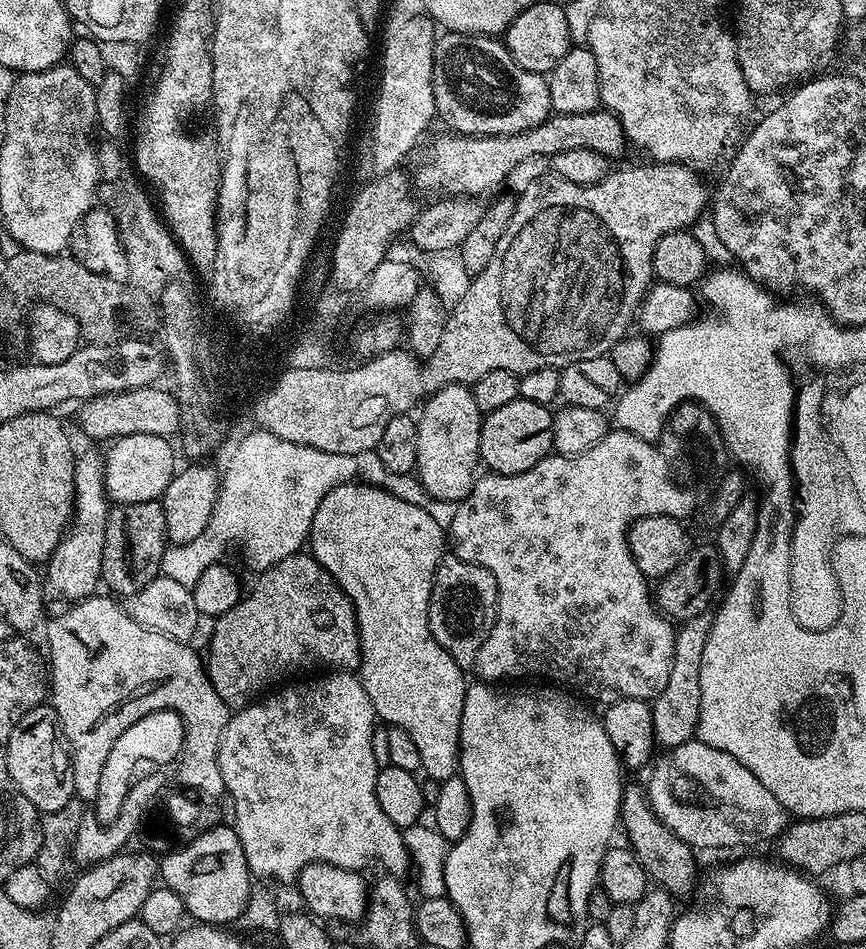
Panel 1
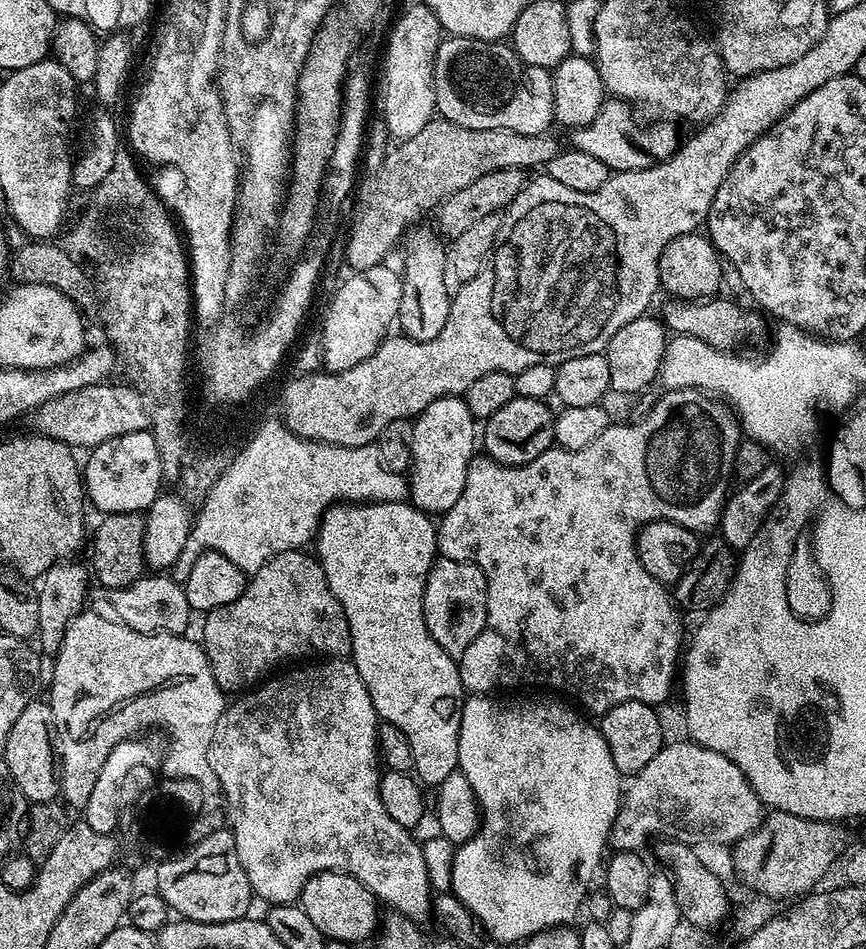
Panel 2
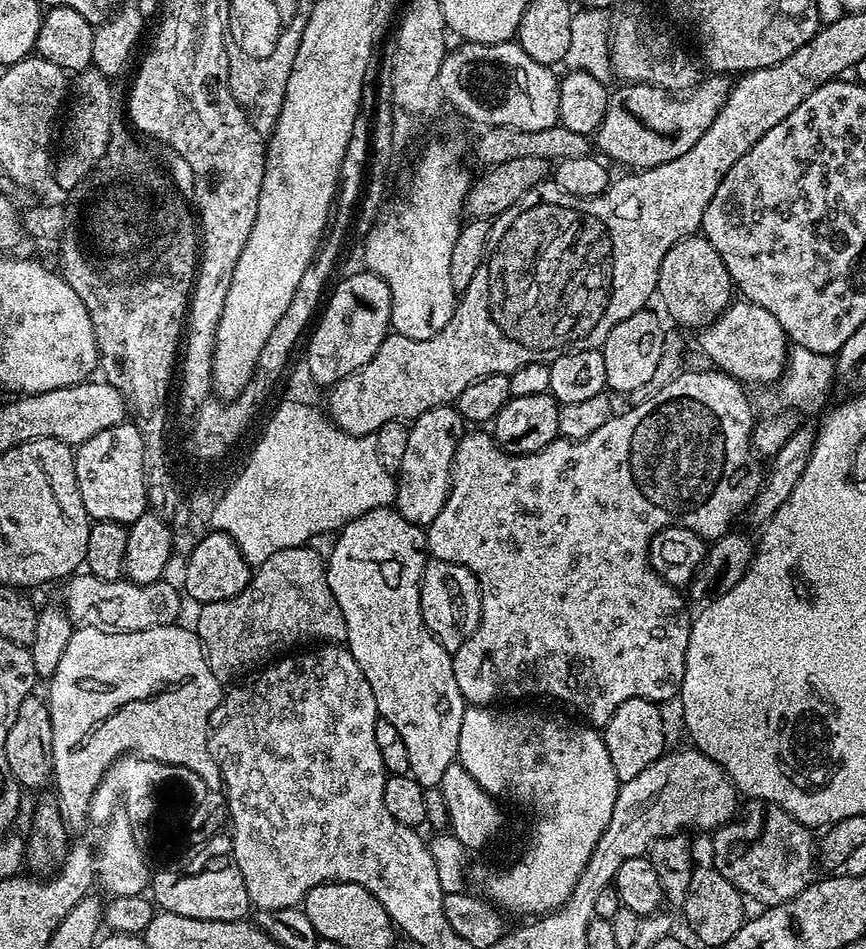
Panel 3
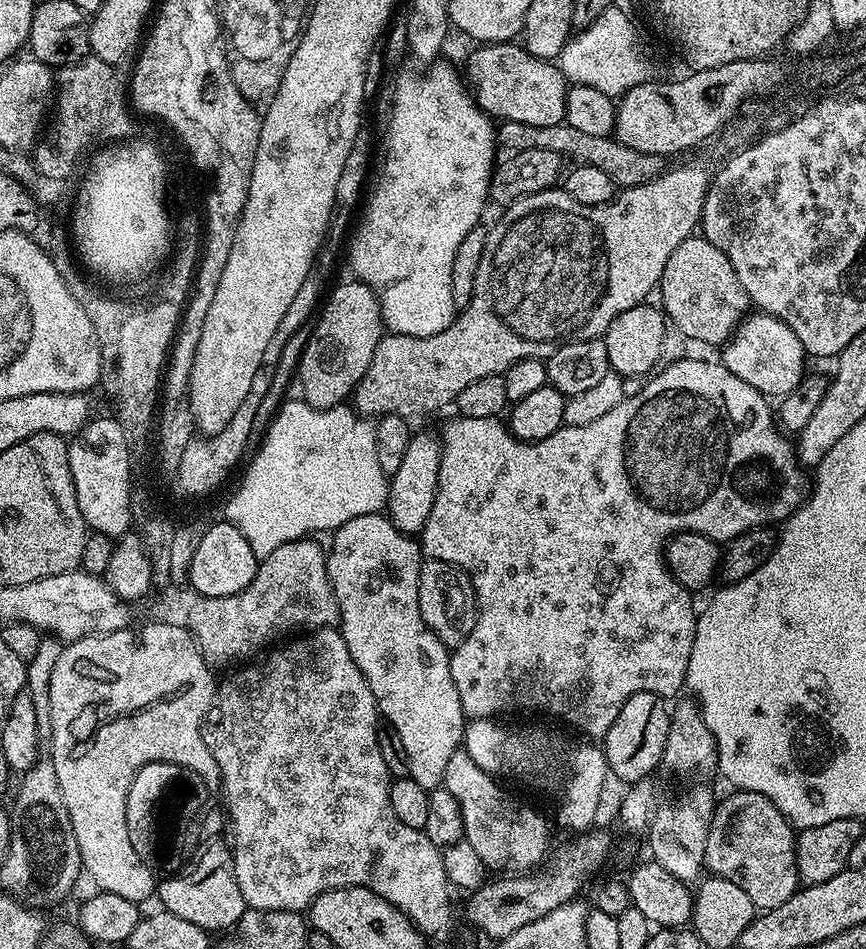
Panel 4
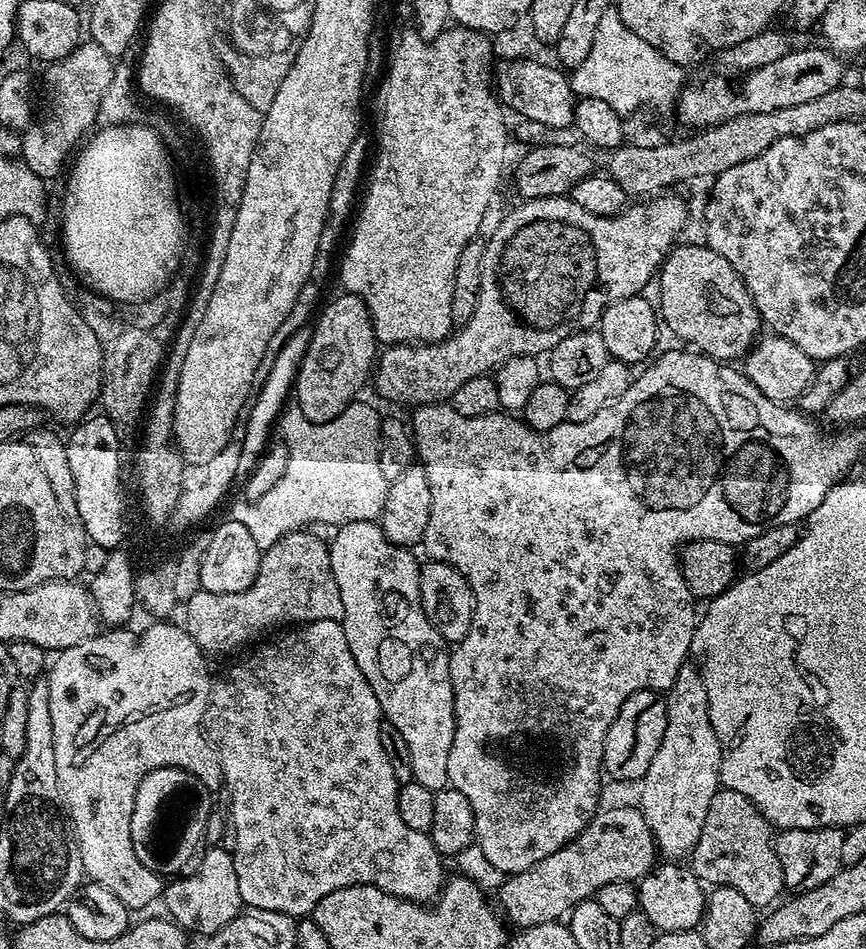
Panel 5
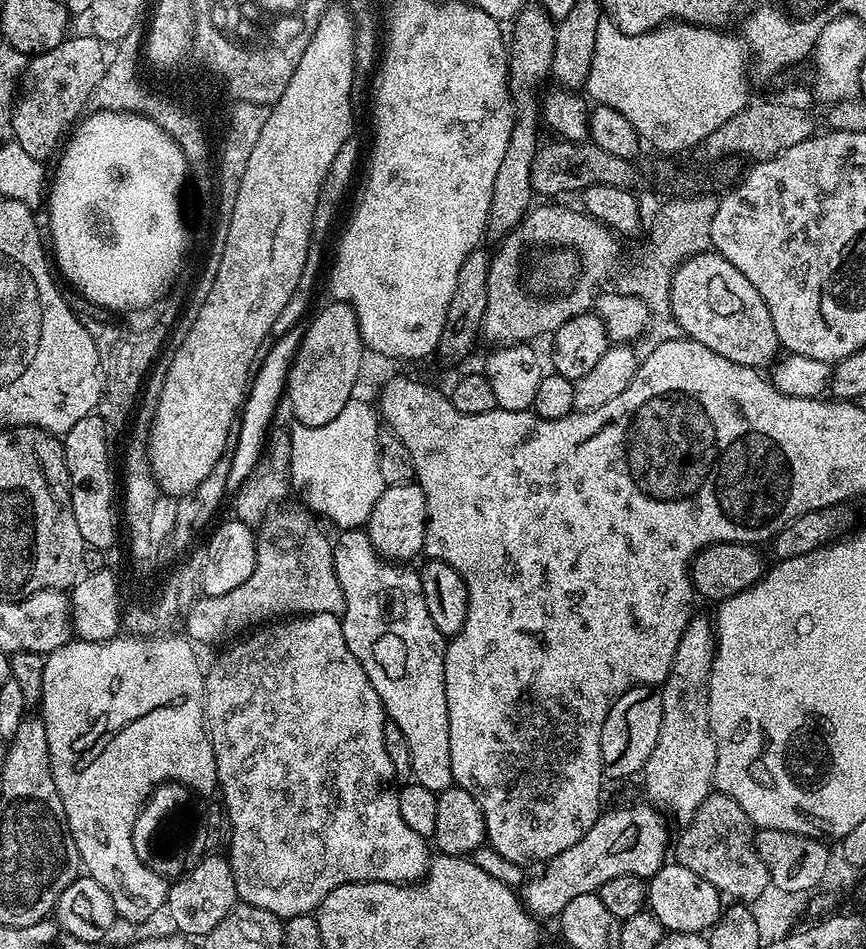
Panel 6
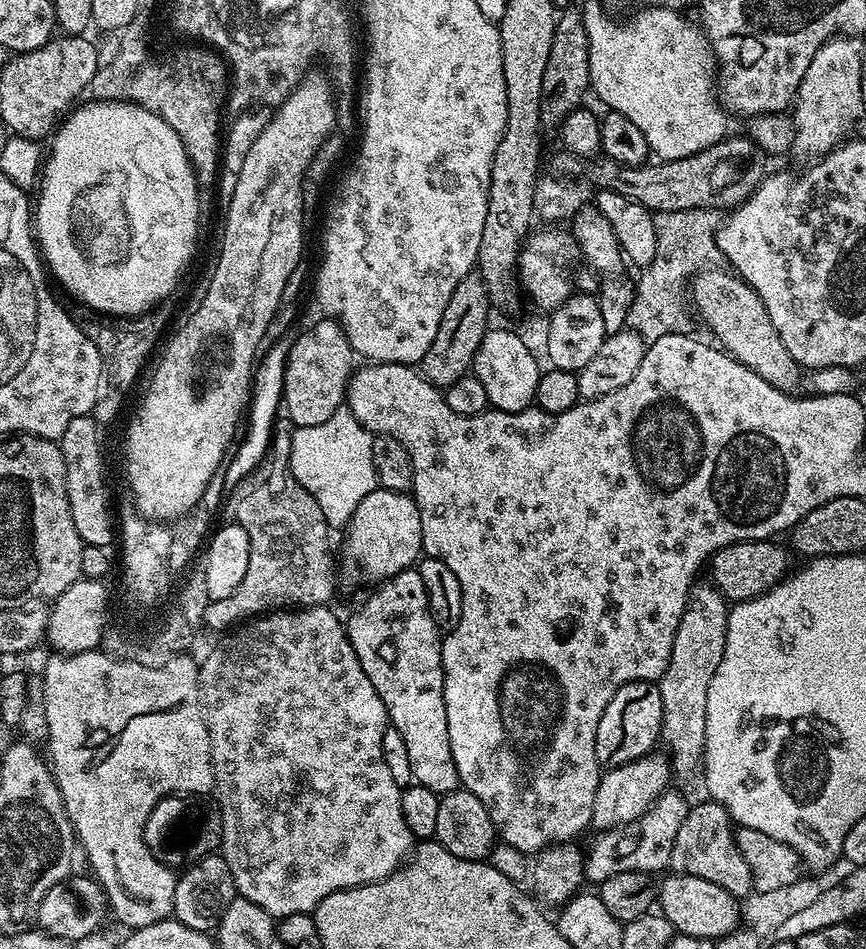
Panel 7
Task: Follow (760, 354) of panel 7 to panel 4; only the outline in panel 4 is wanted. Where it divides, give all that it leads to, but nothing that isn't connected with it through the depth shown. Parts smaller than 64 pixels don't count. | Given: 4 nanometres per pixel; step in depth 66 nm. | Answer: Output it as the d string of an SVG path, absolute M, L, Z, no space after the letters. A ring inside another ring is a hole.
M700 234L687 236L678 250L666 258L666 270L662 270L658 285L659 296L667 323L700 344L724 346L750 308L748 292L738 282L730 258Z

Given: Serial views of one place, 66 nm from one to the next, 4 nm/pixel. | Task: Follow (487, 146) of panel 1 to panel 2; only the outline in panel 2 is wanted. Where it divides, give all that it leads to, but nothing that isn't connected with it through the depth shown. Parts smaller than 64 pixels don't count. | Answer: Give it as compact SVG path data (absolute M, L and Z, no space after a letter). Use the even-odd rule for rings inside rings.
M605 99L602 110L598 110L598 118L594 118L594 122L571 129L571 147L591 154L593 158L599 158L601 162L606 162L609 173L628 172L631 168L647 168L650 161L659 162L674 156L682 143L682 136L676 133L676 128L672 125L675 123L660 122L664 124L652 124L649 128L643 128L632 117L632 112L634 112L633 105L626 100Z

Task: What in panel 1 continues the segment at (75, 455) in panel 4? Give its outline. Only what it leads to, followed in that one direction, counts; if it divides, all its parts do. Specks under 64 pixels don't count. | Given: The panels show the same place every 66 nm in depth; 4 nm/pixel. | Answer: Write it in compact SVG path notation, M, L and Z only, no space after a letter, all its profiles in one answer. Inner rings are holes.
M130 434L111 441L104 461L104 485L109 501L116 504L160 500L178 471L177 453L172 453L169 437L158 434Z

